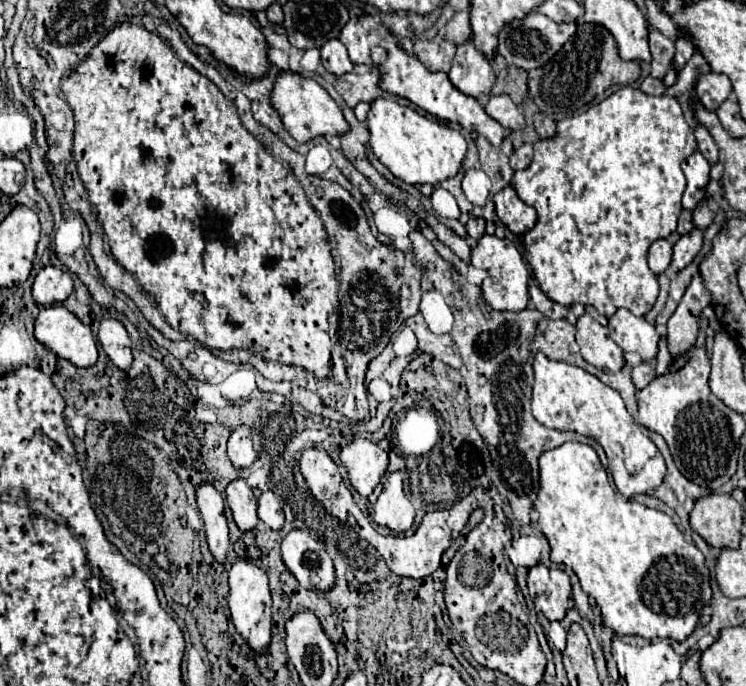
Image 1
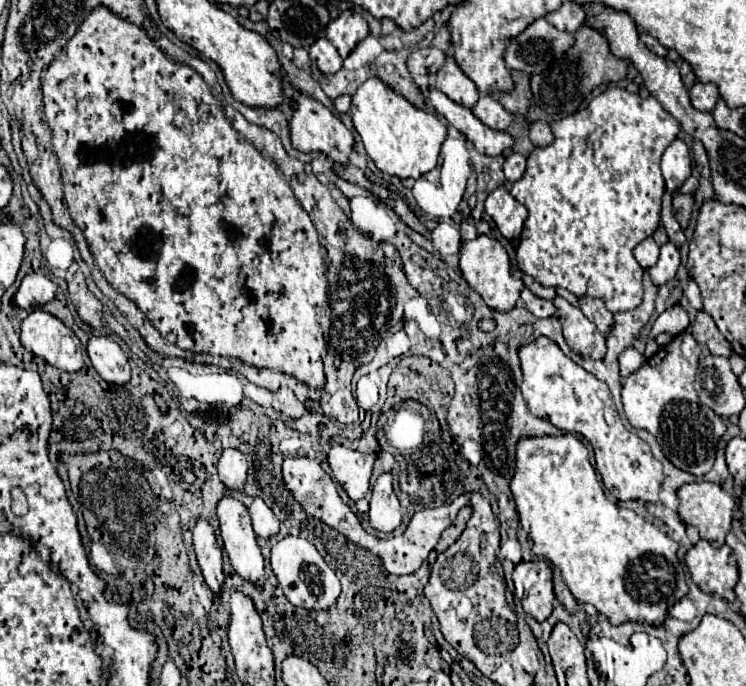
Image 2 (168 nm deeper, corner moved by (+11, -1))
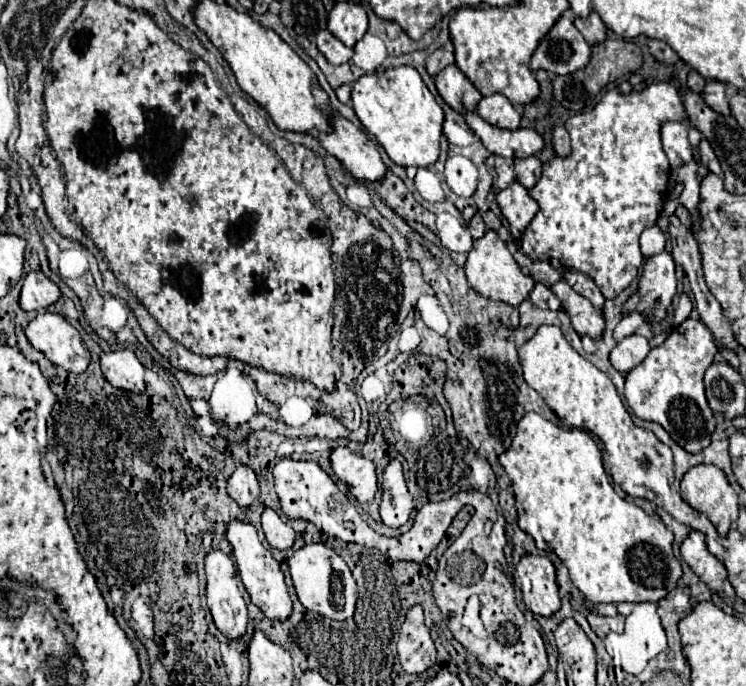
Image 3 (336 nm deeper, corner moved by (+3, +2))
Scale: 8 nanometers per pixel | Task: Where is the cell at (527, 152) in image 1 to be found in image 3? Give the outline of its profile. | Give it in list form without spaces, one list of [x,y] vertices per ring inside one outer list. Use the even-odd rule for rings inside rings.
[[[536,156],[518,160],[516,166],[514,166],[514,172],[516,172],[516,180],[518,180],[522,186],[534,188],[536,182],[540,180],[540,176],[542,176],[542,162],[540,162],[540,158],[536,158]]]

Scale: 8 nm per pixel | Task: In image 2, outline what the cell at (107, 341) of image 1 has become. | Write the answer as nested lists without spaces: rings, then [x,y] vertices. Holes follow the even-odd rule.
[[[92,335],[88,341],[88,355],[94,369],[108,383],[126,383],[130,379],[130,365],[122,347],[106,335]]]

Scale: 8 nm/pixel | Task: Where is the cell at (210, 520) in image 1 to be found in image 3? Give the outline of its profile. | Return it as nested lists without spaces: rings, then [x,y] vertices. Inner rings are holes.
[[[212,550],[206,556],[206,578],[208,578],[208,586],[206,586],[206,596],[208,596],[208,608],[212,614],[212,620],[216,624],[216,628],[230,640],[240,640],[246,634],[246,624],[248,624],[248,610],[244,604],[244,598],[238,590],[238,582],[236,582],[236,568],[234,562],[230,560],[228,554],[224,554],[222,550]]]

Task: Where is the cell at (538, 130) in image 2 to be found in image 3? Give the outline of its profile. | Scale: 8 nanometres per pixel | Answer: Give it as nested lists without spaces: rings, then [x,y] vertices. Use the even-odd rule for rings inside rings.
[[[556,128],[554,130],[554,150],[558,156],[568,156],[572,146],[570,146],[570,136],[566,128]]]

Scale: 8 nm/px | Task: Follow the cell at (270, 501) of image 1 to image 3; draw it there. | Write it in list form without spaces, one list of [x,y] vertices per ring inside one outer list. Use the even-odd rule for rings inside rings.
[[[264,508],[264,512],[262,512],[262,530],[272,548],[276,548],[276,550],[292,548],[294,530],[286,522],[282,522],[282,518],[272,508]]]

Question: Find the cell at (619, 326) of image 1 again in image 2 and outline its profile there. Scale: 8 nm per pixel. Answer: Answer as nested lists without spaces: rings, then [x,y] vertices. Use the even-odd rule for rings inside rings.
[[[580,299],[580,309],[598,327],[600,333],[608,335],[614,329],[614,325],[616,325],[614,315],[606,309],[604,301],[600,301],[600,299]]]

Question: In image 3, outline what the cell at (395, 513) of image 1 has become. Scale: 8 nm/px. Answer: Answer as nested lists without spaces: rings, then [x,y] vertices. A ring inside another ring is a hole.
[[[392,460],[384,470],[384,482],[382,482],[382,504],[380,504],[382,522],[390,528],[398,528],[408,522],[412,510],[414,504],[406,488],[402,464],[398,460]]]

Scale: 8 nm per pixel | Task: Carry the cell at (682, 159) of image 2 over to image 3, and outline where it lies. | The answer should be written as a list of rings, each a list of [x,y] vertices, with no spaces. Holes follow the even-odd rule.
[[[664,122],[660,128],[664,152],[670,160],[670,166],[676,168],[692,160],[692,148],[688,142],[688,128],[684,122]]]

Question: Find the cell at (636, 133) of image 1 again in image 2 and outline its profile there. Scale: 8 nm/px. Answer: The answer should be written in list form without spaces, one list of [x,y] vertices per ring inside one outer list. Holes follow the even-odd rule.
[[[608,87],[604,93],[594,97],[586,109],[579,110],[574,115],[568,115],[568,117],[564,117],[559,121],[554,121],[550,127],[552,127],[552,133],[554,133],[554,143],[548,145],[548,147],[534,147],[532,153],[528,155],[524,175],[514,185],[510,185],[510,195],[528,209],[528,219],[524,221],[524,229],[522,229],[522,235],[520,235],[520,245],[516,249],[518,267],[520,267],[520,271],[524,275],[534,277],[542,287],[562,287],[562,289],[568,289],[570,293],[574,293],[578,299],[580,297],[602,299],[604,305],[612,313],[632,311],[632,309],[636,309],[642,303],[642,295],[644,295],[644,289],[642,289],[644,269],[638,265],[638,261],[634,259],[632,251],[634,251],[634,247],[640,241],[652,237],[654,231],[660,225],[662,195],[666,191],[664,177],[662,177],[662,171],[660,171],[660,157],[668,149],[668,145],[678,137],[680,125],[676,123],[676,119],[654,97],[642,99],[640,95],[628,93],[622,87]]]

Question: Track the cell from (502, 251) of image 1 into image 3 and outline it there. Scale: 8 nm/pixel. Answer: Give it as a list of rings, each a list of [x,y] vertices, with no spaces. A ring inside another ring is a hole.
[[[488,230],[486,236],[474,240],[474,246],[468,252],[468,260],[464,264],[464,272],[468,278],[468,286],[472,290],[476,290],[488,300],[500,300],[510,306],[518,306],[520,302],[524,302],[530,290],[534,288],[534,280],[522,272],[522,268],[518,266],[518,262],[494,230]]]

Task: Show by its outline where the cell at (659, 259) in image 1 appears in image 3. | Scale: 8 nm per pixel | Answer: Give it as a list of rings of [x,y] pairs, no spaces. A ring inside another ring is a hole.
[[[650,226],[640,236],[640,250],[646,258],[660,254],[664,250],[664,242],[666,242],[666,238],[664,238],[662,230],[658,226]]]

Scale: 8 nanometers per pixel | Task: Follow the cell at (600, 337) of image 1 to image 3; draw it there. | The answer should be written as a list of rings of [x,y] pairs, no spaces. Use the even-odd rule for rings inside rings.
[[[558,280],[552,286],[552,292],[558,296],[558,300],[562,302],[562,308],[568,312],[574,330],[580,336],[592,336],[598,338],[604,330],[604,318],[602,312],[596,310],[588,298],[580,296],[578,292],[574,292],[568,282]]]

